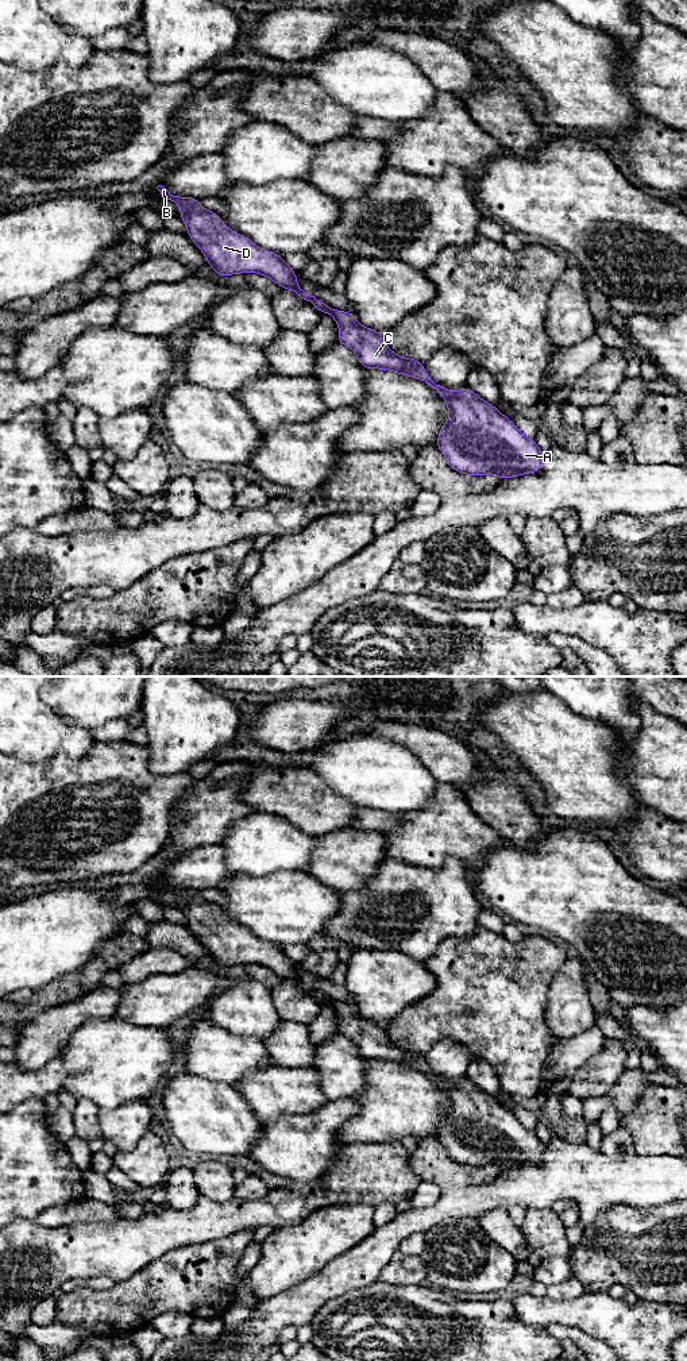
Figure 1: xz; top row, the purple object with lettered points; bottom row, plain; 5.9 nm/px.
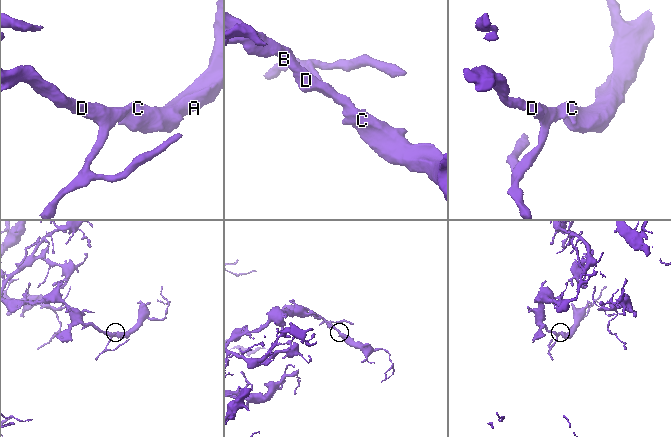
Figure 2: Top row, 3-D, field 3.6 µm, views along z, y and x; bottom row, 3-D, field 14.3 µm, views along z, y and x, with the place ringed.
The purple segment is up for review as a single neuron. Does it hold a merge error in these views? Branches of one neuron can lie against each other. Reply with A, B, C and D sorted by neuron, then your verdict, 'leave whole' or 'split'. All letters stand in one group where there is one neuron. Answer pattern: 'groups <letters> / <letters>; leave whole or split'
groups A B C D; leave whole

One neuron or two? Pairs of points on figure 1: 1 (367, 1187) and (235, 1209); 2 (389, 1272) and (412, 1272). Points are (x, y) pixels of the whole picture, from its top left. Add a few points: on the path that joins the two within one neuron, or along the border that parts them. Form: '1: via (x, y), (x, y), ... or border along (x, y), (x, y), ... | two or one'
1: via (335, 1187), (305, 1195), (290, 1206), (267, 1209) | one
2: via (394, 1272), (406, 1272) | one

